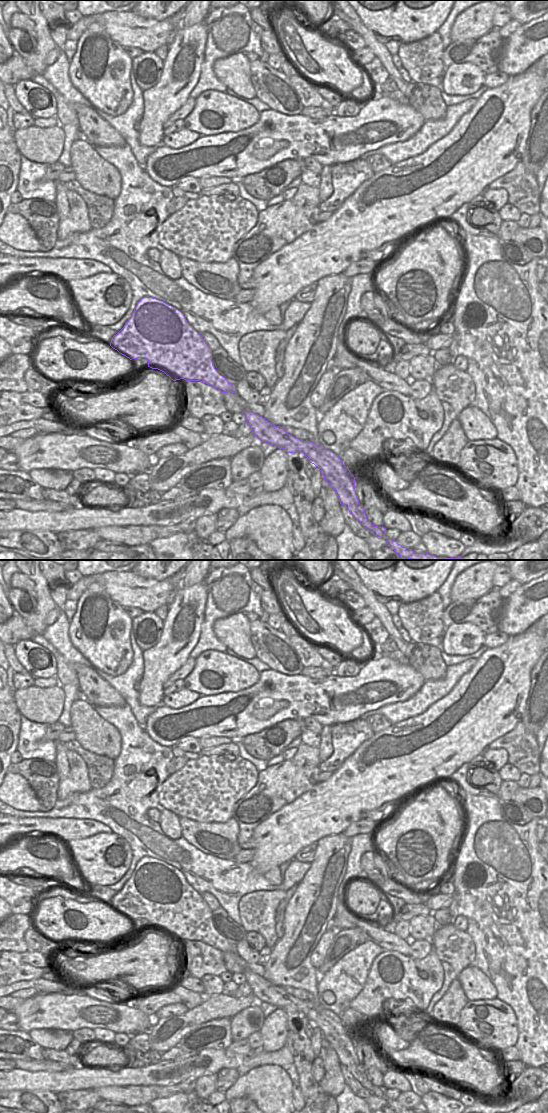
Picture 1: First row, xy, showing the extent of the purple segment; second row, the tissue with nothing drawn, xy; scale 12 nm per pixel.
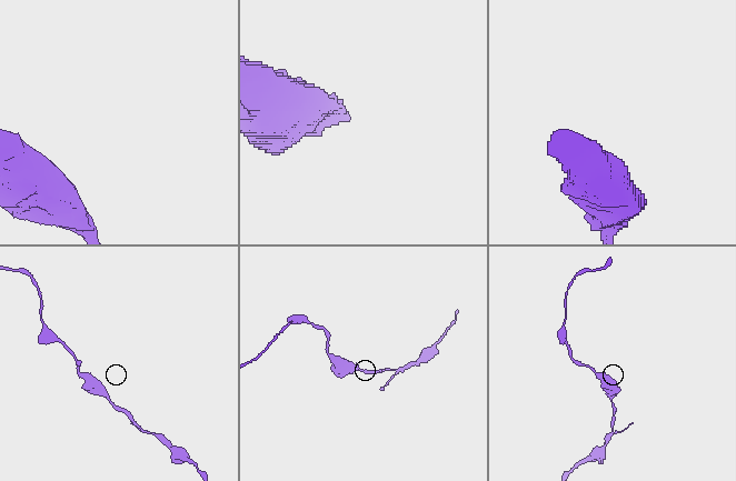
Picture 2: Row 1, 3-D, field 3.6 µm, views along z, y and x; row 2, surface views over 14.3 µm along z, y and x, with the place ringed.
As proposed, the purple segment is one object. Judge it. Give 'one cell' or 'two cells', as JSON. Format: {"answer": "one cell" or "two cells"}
{"answer": "one cell"}

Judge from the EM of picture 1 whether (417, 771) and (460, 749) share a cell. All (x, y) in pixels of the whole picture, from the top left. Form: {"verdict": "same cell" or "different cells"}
{"verdict": "same cell"}

